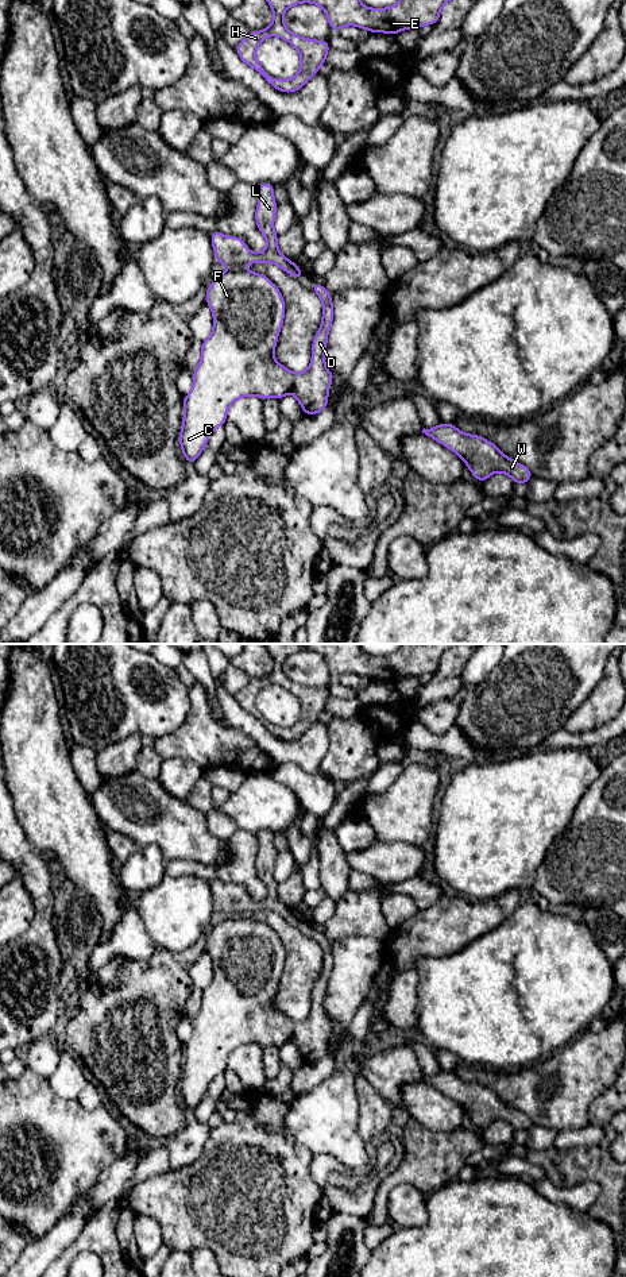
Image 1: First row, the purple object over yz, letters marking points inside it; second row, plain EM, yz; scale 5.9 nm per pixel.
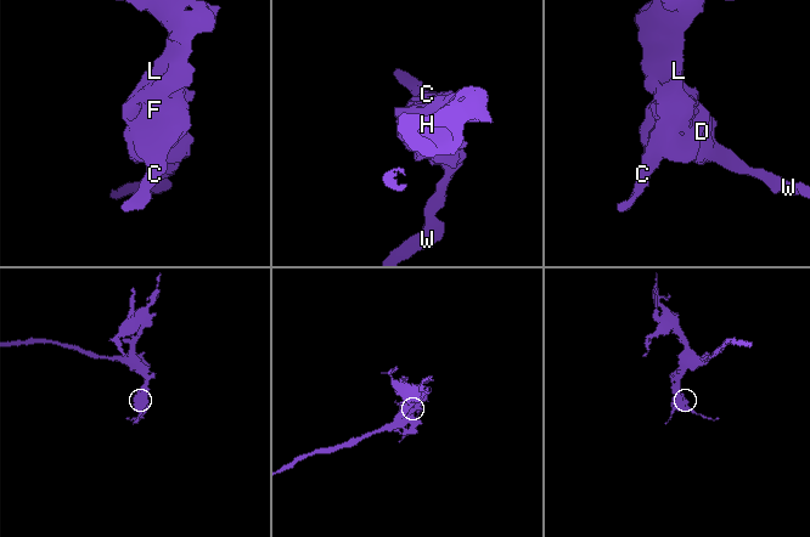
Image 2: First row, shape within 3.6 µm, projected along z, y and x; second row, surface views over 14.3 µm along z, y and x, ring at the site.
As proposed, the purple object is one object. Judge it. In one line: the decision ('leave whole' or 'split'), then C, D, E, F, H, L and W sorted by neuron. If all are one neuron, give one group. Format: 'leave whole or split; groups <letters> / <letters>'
leave whole; groups C D E F H L W

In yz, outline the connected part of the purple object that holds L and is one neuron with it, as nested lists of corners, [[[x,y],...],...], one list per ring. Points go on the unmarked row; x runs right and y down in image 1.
[[[268,830],[256,833],[259,849],[255,859],[255,868],[258,877],[263,881],[267,890],[267,896],[263,900],[251,900],[247,896],[246,890],[239,884],[225,884],[220,879],[210,880],[212,895],[217,904],[217,913],[232,914],[231,919],[225,919],[216,925],[206,937],[206,953],[213,961],[213,979],[212,983],[201,989],[201,1008],[193,1019],[193,1037],[188,1043],[183,1043],[183,1069],[179,1081],[179,1093],[188,1111],[192,1114],[201,1103],[210,1081],[225,1072],[228,1056],[240,1045],[258,1043],[260,1048],[274,1045],[282,1048],[289,1039],[295,1043],[305,1062],[313,1064],[325,1057],[329,1052],[328,1039],[333,1030],[333,1022],[325,1014],[325,998],[328,989],[328,981],[333,972],[333,948],[325,933],[312,930],[312,937],[318,942],[322,950],[322,968],[320,977],[316,981],[312,991],[312,1010],[309,1016],[304,1021],[293,1021],[274,1007],[274,999],[278,988],[278,983],[285,967],[286,952],[279,937],[264,923],[254,919],[243,918],[241,914],[251,910],[274,911],[279,914],[289,923],[302,927],[304,919],[298,917],[294,908],[285,906],[278,896],[278,883],[274,879],[274,865],[277,861],[277,850],[274,848],[275,834]]]

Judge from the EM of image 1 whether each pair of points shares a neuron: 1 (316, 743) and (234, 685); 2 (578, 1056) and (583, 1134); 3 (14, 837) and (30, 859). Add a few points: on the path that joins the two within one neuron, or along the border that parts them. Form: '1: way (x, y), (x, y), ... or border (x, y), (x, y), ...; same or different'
1: border (228, 666), (223, 675), (223, 685), (234, 695); different
2: border (588, 1123), (582, 1127), (557, 1131); different
3: way (14, 843), (24, 853); same

